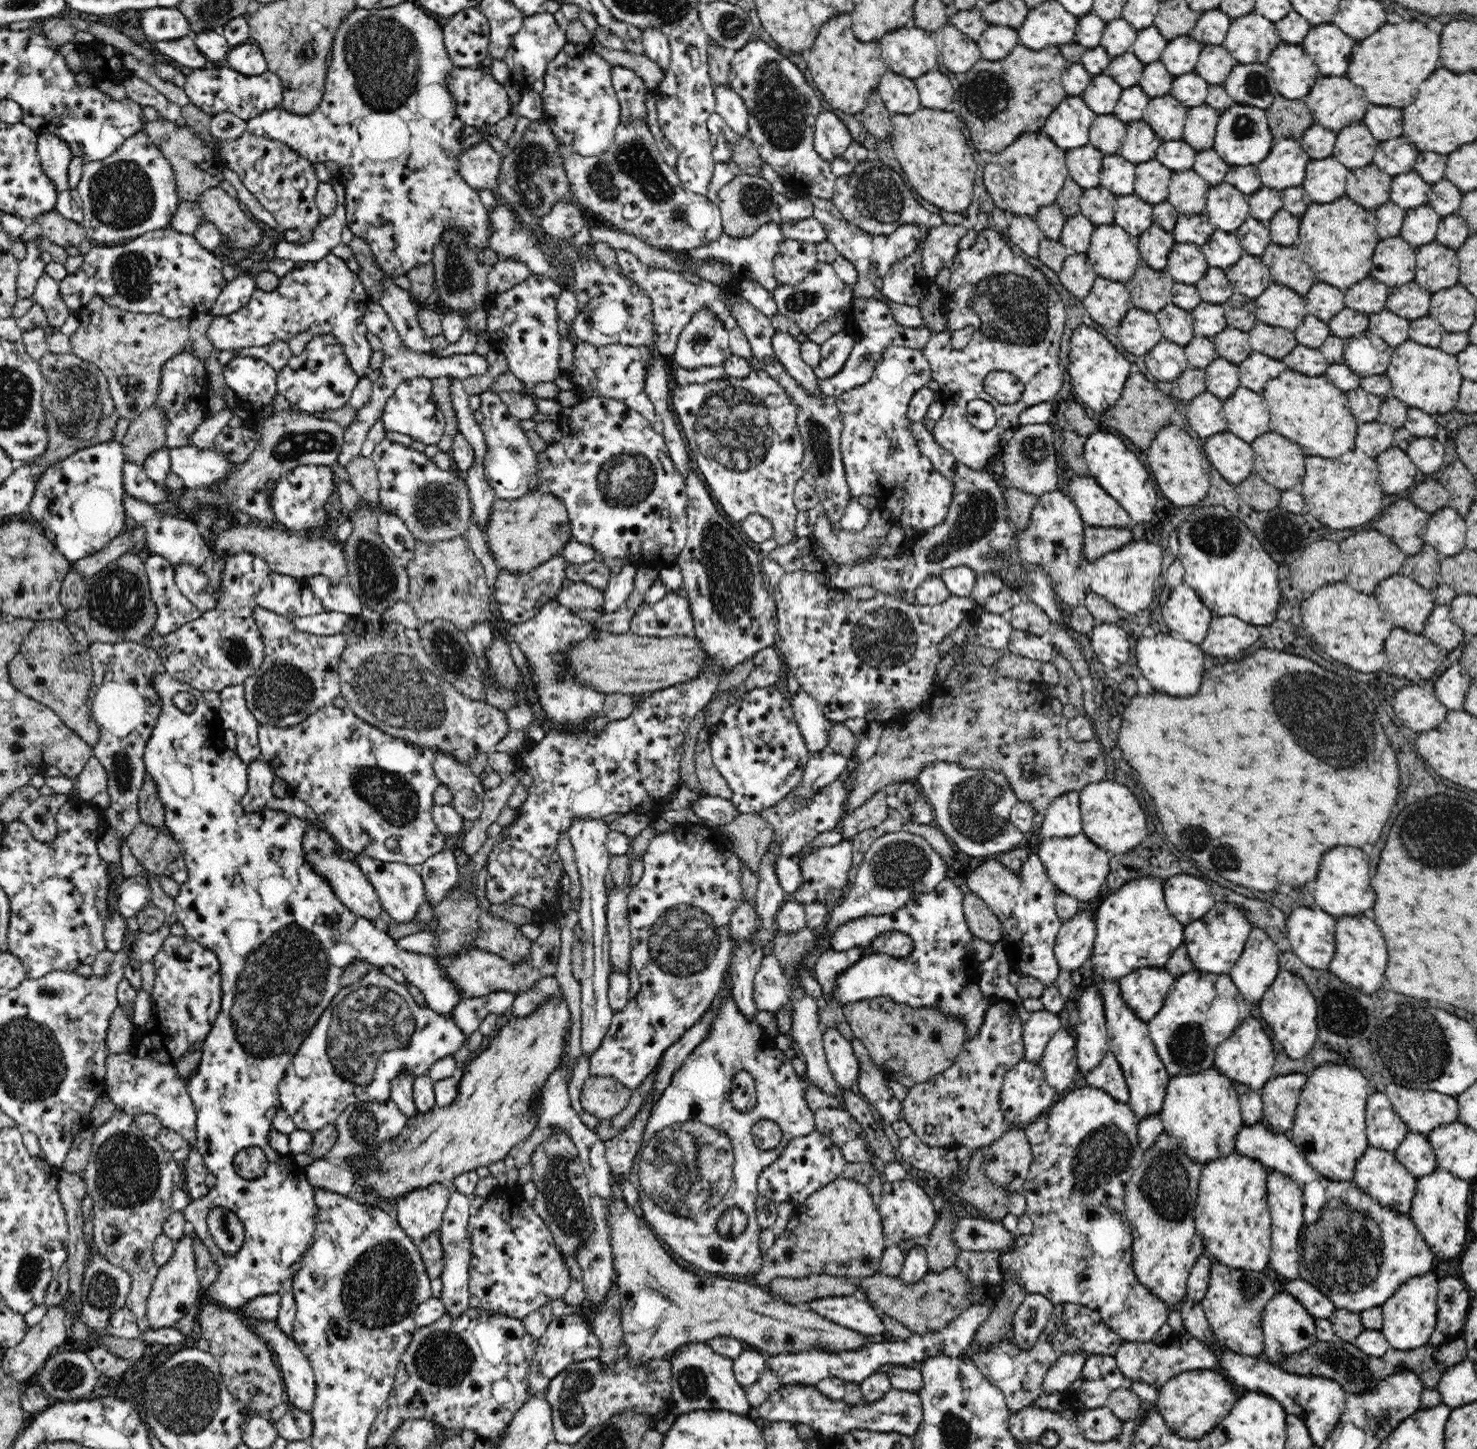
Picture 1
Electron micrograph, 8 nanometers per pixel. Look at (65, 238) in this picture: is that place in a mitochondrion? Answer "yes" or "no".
no

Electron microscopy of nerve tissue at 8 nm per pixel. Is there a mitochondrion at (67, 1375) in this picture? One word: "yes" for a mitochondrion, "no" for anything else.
yes

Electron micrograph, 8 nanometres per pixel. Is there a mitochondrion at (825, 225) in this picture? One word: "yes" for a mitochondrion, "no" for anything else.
no

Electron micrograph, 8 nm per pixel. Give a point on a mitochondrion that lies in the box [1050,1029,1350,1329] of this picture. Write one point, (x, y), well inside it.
(1166, 1188)

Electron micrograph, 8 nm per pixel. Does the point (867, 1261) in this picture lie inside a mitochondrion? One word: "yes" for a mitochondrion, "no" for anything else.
no

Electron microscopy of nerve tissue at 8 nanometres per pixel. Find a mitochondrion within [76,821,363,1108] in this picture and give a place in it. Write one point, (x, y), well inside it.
(280, 989)

